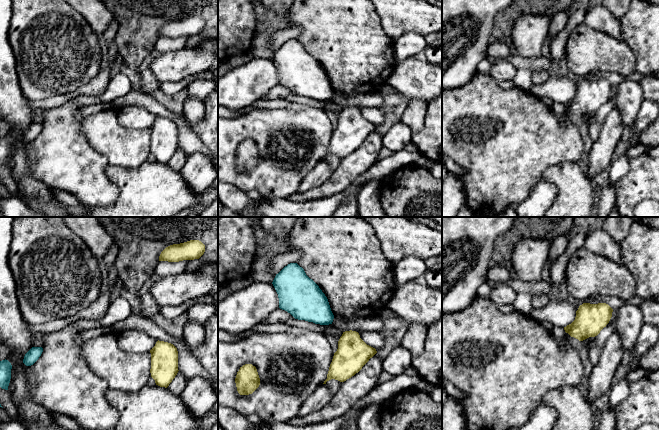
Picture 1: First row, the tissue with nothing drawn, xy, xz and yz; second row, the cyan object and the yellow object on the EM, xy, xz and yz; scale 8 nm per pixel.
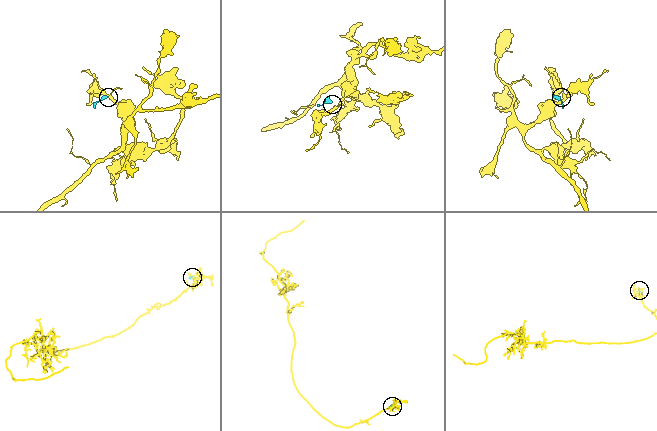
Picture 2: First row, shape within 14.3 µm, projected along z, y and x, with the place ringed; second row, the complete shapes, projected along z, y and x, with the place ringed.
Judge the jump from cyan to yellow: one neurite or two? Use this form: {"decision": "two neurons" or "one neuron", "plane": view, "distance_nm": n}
{"decision": "two neurons", "plane": "xz", "distance_nm": 120}

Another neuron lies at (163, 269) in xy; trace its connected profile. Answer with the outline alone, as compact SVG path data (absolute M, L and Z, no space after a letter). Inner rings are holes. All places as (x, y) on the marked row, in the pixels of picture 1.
M183 260L179 262L159 261L154 269L154 278L164 278L170 275L178 275L186 272L188 262Z

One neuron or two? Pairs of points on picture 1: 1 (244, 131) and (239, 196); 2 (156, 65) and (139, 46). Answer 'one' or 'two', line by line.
1: two
2: two

